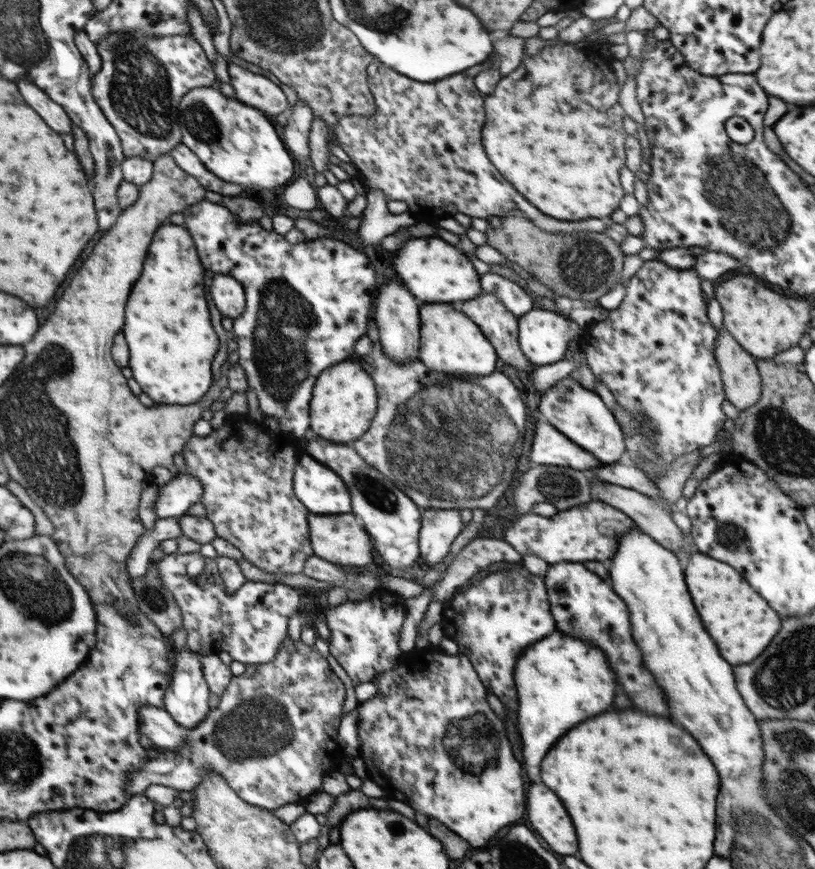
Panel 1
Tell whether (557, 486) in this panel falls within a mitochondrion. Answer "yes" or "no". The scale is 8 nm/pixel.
yes

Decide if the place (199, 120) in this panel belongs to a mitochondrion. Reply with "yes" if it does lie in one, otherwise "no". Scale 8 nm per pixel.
yes

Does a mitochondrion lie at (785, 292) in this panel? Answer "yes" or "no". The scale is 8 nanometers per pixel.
no

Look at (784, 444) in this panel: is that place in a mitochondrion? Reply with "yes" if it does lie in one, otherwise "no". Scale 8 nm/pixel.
yes

